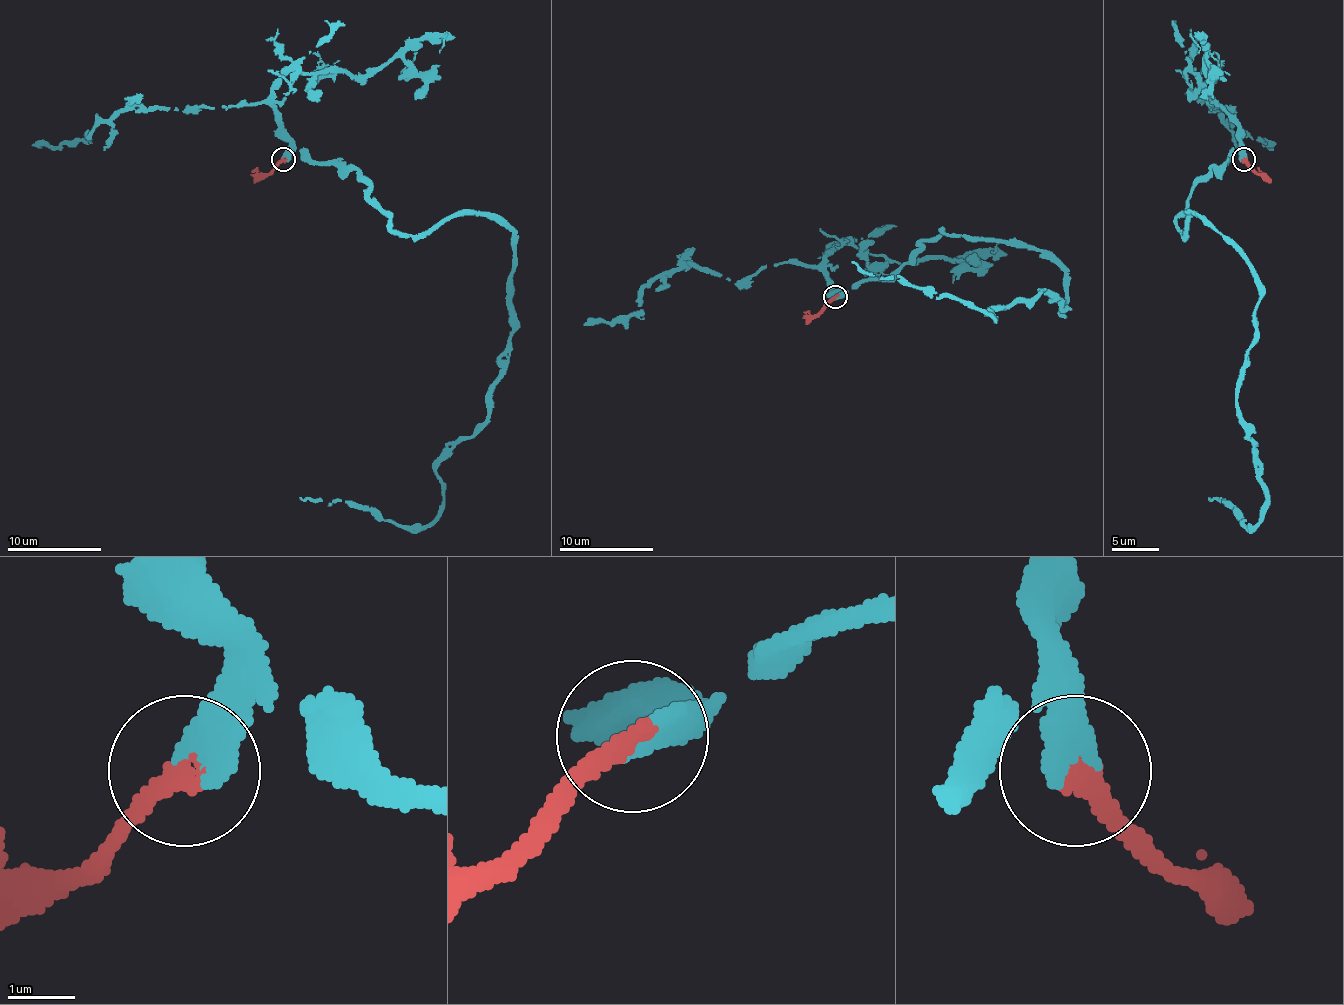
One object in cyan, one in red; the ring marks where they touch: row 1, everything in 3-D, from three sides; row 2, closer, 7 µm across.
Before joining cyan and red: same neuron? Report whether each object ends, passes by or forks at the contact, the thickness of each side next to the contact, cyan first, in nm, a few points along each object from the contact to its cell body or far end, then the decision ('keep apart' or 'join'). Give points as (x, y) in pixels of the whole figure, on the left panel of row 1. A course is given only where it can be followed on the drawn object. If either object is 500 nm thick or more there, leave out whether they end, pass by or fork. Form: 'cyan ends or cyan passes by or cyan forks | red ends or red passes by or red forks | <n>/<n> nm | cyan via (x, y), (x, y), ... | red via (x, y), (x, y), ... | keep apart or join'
cyan ends | red ends | 460/280 nm | cyan via (283, 158), (348, 166), (402, 234), (513, 234), (513, 335), (435, 471), (442, 511), (299, 497) | red via (283, 158), (268, 173), (250, 175) | join

